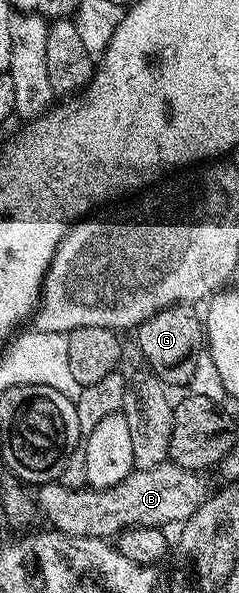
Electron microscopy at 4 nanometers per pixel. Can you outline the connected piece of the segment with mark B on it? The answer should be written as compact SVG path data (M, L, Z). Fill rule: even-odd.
M173 463L158 464L156 468L141 468L130 472L127 477L117 482L117 486L108 488L67 488L62 482L38 485L35 504L39 512L48 520L50 527L67 536L97 536L111 538L124 528L163 528L167 524L182 525L209 497L206 475L203 472L185 470Z

